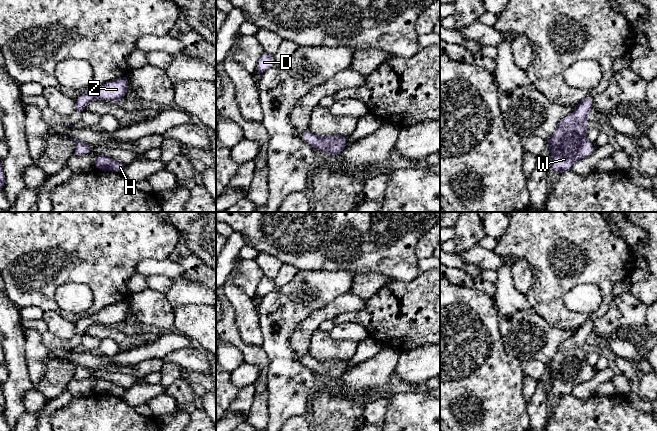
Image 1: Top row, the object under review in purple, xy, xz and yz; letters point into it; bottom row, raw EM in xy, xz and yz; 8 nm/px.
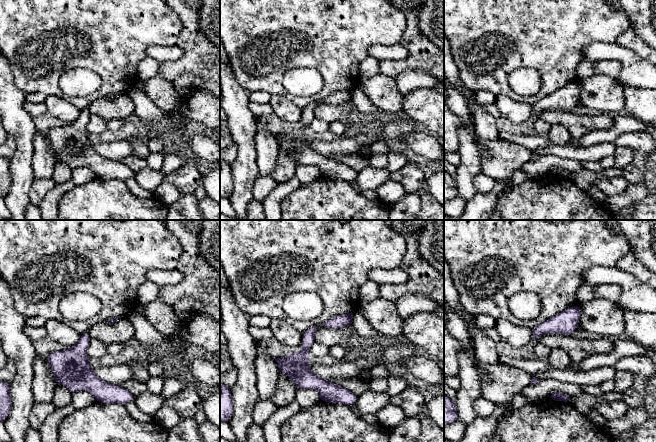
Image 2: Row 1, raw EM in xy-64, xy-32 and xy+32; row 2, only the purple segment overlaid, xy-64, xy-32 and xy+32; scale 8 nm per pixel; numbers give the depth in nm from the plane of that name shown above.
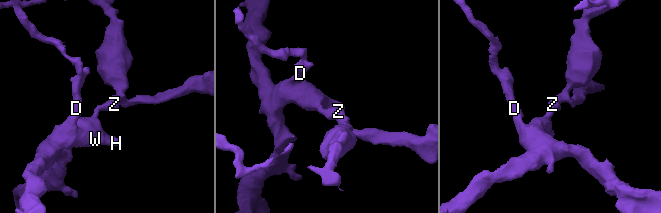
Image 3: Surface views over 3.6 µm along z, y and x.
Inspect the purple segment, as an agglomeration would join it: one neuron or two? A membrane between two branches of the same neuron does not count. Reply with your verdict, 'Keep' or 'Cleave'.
Keep

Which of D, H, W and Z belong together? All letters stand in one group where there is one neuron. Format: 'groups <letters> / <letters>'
groups D H W Z

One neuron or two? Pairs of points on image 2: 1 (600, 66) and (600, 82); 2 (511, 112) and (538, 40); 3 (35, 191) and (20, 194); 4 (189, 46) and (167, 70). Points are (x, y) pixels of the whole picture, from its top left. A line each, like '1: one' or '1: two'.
1: two
2: two
3: two
4: one

